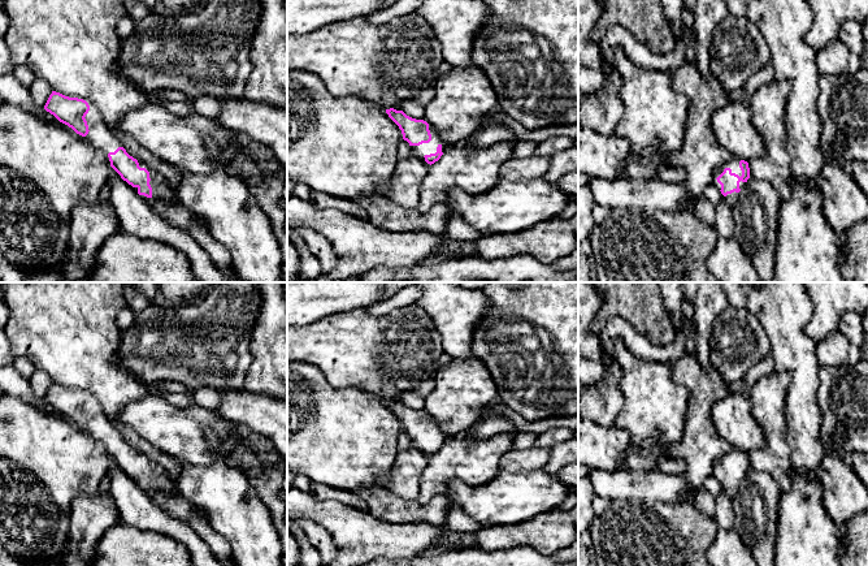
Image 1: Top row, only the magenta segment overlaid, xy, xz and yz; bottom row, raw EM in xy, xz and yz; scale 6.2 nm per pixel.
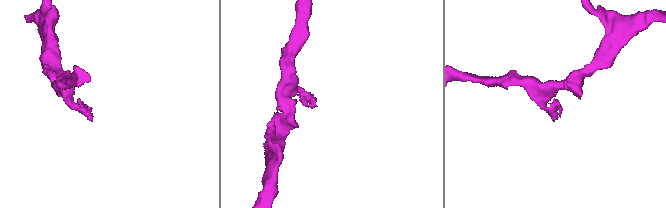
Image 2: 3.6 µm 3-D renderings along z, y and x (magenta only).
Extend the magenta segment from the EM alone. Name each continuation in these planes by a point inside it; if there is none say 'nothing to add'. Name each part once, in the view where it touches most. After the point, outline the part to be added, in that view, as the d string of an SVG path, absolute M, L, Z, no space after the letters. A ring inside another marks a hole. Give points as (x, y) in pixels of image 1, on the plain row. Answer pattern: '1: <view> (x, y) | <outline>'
1: xy (161, 482) | M130 446L130 448L133 448L133 446ZM134 449L134 450L136 450L136 449ZM138 451L138 454L139 454L140 459L146 459L149 463L149 470L151 470L149 476L152 479L152 488L151 489L147 489L144 487L140 487L140 489L149 498L152 497L153 491L160 491L168 496L177 496L178 491L177 491L175 481L169 478L165 468L159 462L149 459L144 453Z

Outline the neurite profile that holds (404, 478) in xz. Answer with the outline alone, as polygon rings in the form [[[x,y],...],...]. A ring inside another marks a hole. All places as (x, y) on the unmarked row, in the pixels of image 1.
[[[415,446],[400,450],[390,474],[382,478],[381,483],[394,494],[404,500],[417,500],[421,475],[429,459],[430,455]]]

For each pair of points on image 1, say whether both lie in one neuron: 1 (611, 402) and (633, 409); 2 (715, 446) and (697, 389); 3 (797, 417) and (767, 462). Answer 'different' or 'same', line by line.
1: different
2: same
3: different

